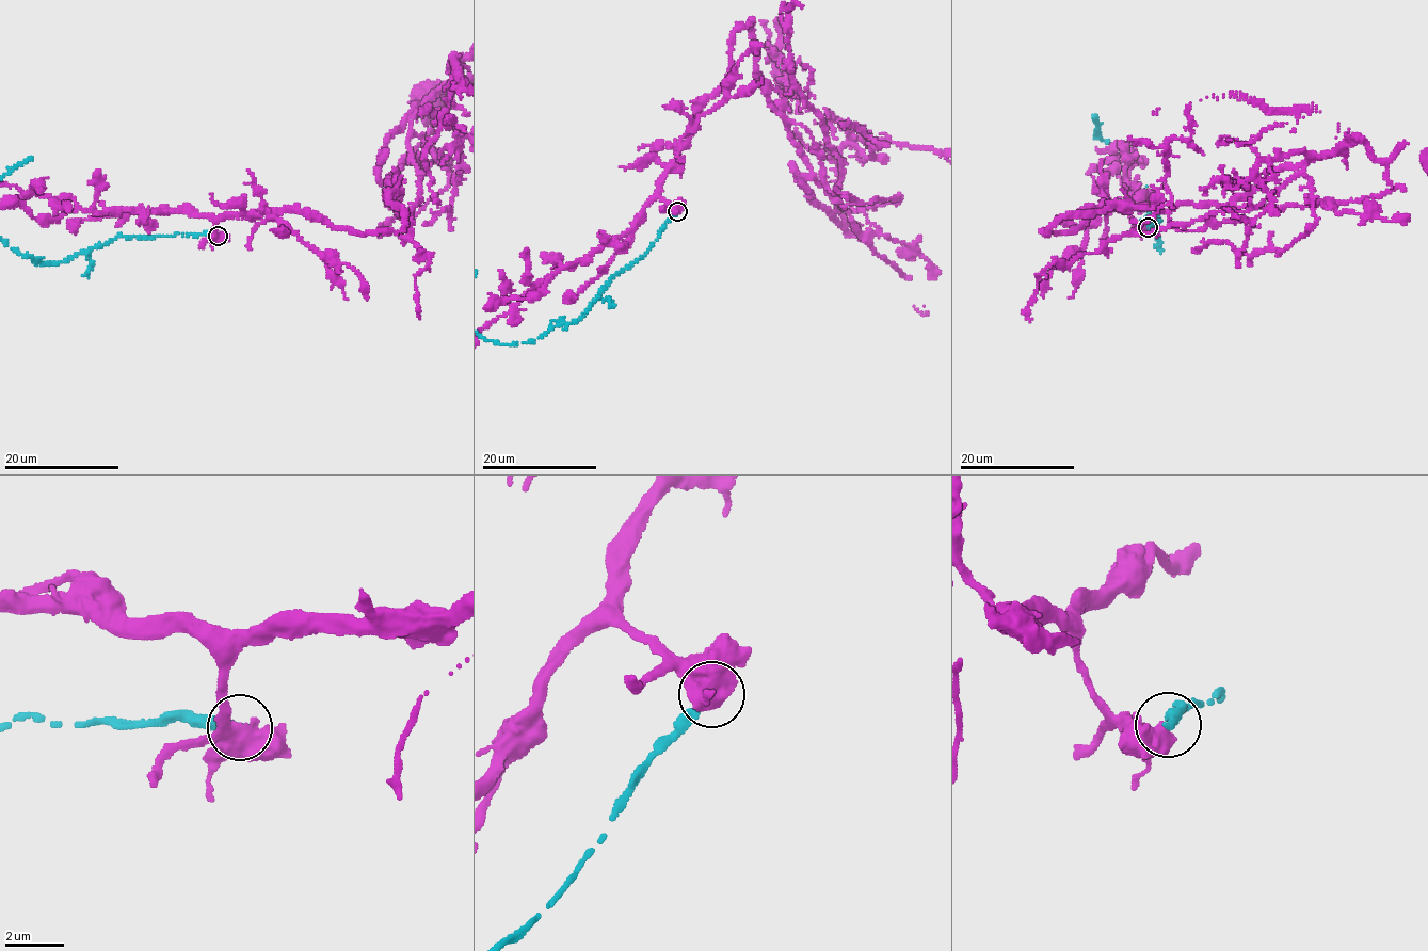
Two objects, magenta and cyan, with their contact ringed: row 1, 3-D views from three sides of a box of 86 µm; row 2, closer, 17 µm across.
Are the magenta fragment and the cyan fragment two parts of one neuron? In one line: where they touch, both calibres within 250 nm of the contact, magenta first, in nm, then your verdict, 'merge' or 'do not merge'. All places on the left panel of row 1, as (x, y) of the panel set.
(218, 236) | 750/280 nm | do not merge

